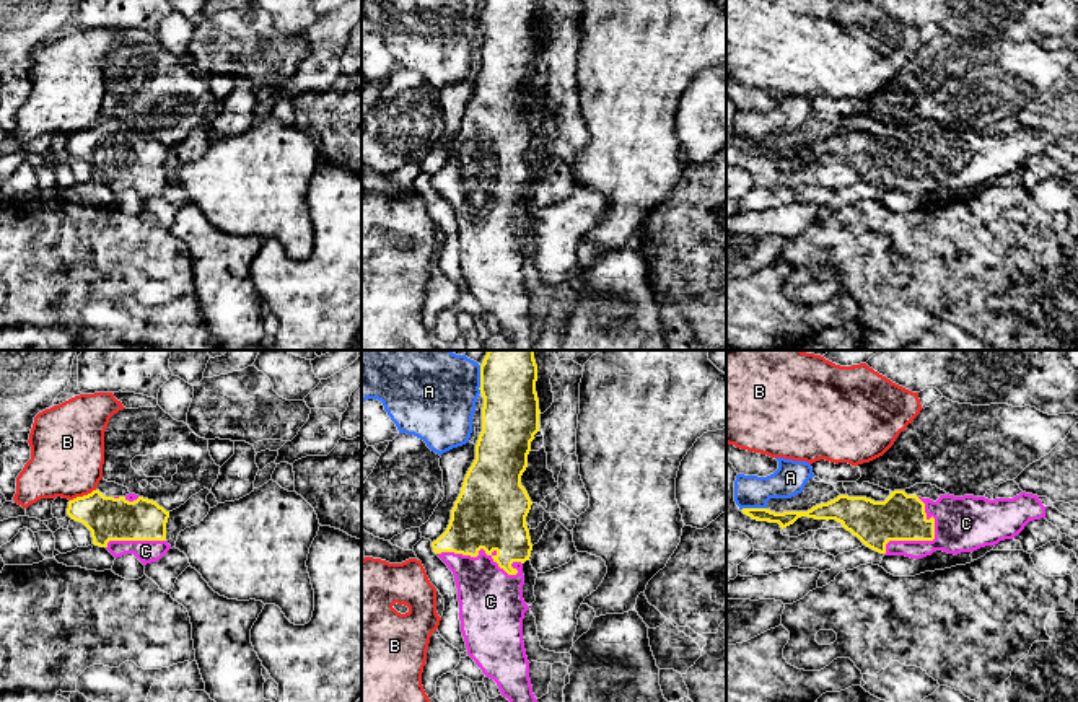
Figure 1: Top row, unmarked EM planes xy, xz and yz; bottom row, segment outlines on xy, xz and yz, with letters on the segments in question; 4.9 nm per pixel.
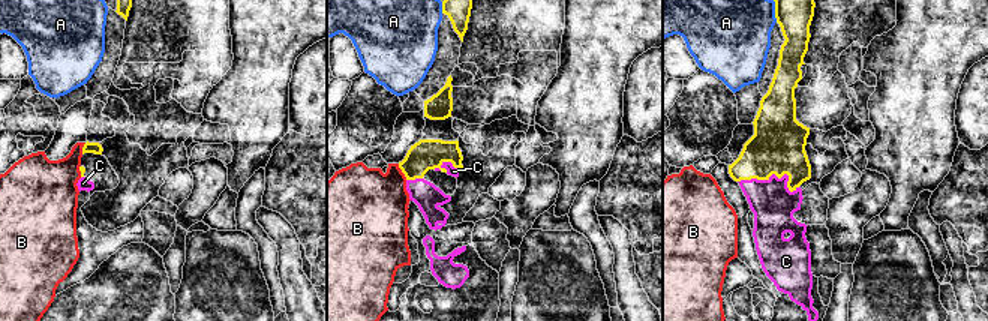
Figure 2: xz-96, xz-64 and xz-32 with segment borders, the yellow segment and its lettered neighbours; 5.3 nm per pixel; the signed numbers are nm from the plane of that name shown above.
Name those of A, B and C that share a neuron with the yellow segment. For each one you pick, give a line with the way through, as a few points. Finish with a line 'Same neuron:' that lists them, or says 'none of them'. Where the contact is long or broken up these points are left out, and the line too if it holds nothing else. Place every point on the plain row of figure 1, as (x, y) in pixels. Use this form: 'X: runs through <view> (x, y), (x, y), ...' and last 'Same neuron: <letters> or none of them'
Same neuron: C

